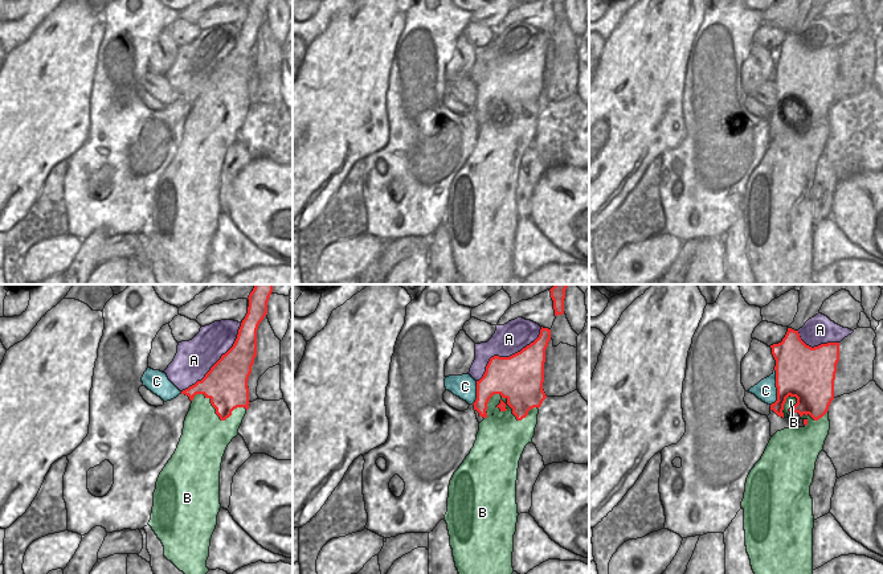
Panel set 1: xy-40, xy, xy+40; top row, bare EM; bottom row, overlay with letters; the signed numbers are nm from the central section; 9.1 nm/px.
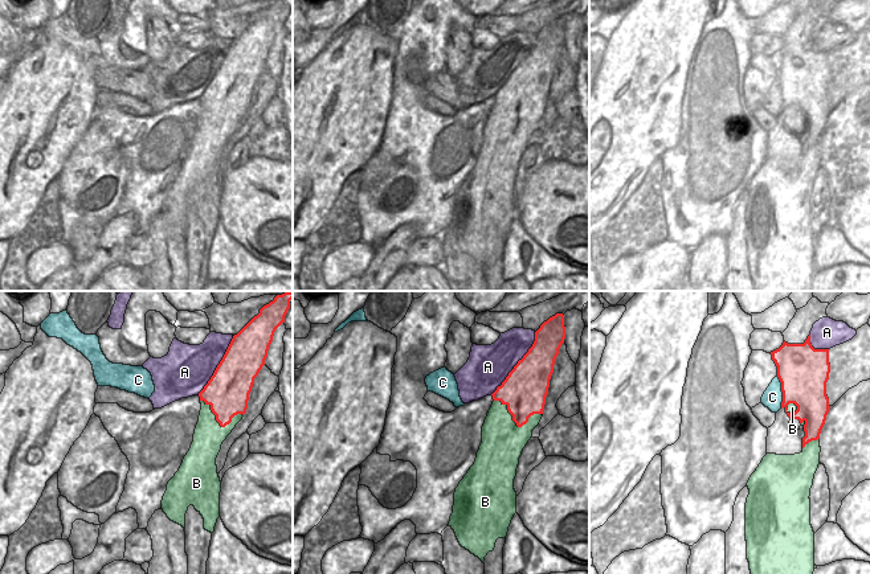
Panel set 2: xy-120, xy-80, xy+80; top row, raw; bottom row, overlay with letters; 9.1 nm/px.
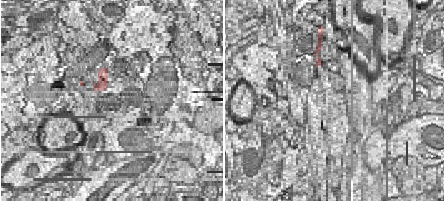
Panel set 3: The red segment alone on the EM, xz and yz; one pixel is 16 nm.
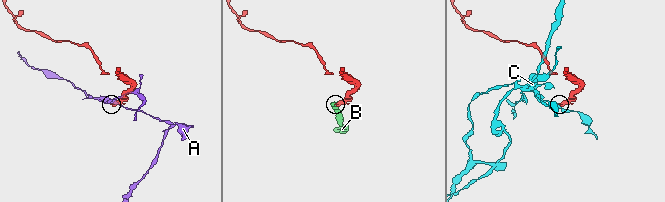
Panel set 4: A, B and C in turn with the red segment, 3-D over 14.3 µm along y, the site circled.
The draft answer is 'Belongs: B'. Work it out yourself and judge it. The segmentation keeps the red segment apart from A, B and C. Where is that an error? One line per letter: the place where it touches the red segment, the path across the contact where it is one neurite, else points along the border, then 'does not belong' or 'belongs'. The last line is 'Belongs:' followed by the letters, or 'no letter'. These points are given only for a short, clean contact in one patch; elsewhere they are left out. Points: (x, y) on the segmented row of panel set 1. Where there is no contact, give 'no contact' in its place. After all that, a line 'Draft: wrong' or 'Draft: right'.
A: contact xy (507, 357); does not belong
B: contact xy (503, 402); belongs
C: contact xy+40 (776, 386); does not belong
Belongs: B
Draft: right

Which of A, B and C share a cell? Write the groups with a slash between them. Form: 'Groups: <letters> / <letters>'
Groups: A / B / C

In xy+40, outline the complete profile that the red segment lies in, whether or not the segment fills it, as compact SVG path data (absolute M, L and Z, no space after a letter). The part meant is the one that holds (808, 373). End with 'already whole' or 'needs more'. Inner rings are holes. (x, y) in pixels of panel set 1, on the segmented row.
M788 328L781 343L770 345L776 360L777 401L770 405L778 417L798 413L804 427L777 431L761 459L751 470L741 508L745 546L755 574L813 574L813 499L810 485L815 462L829 435L829 406L834 399L834 380L839 361L839 343L806 345L798 331Z; needs more

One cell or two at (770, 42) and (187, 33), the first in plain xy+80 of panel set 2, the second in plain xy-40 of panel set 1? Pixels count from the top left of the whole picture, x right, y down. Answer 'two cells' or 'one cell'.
one cell

